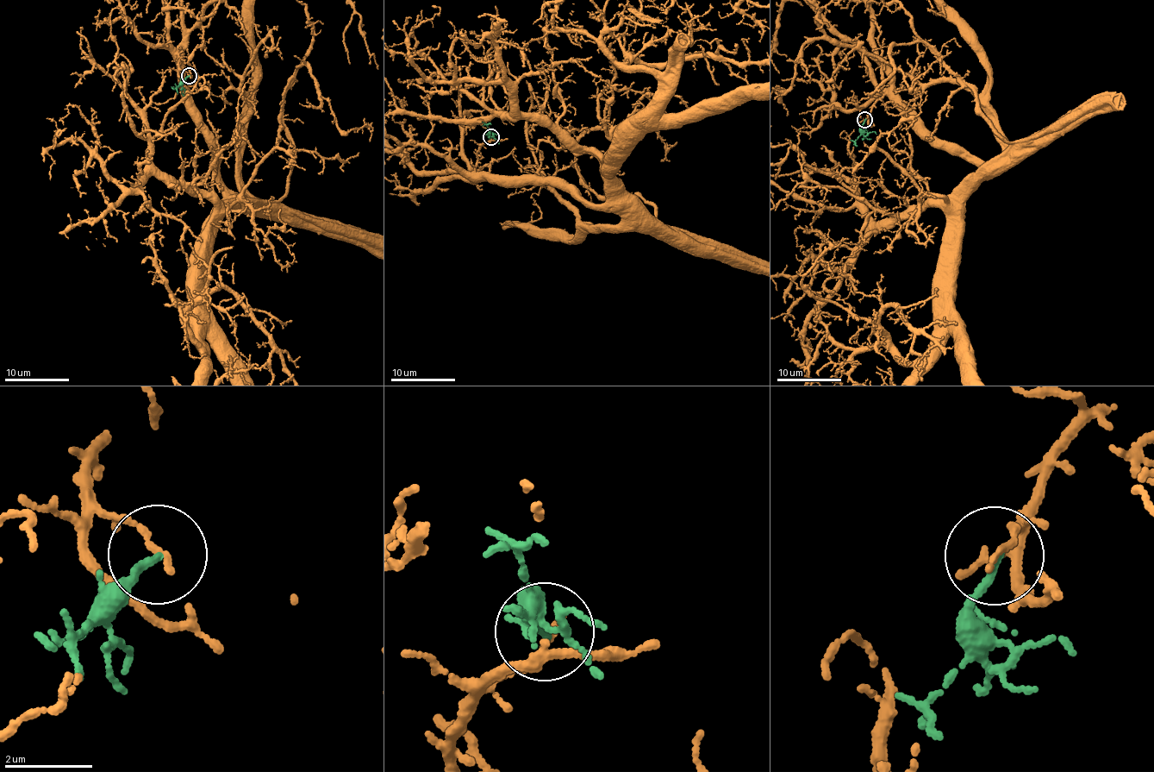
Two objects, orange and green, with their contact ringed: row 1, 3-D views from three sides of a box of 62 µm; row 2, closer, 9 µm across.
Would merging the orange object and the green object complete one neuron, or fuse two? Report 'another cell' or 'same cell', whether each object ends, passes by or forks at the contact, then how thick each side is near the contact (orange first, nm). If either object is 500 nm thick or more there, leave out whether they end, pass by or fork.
another cell; orange ends; green ends; calibres 120 and 170 nm

